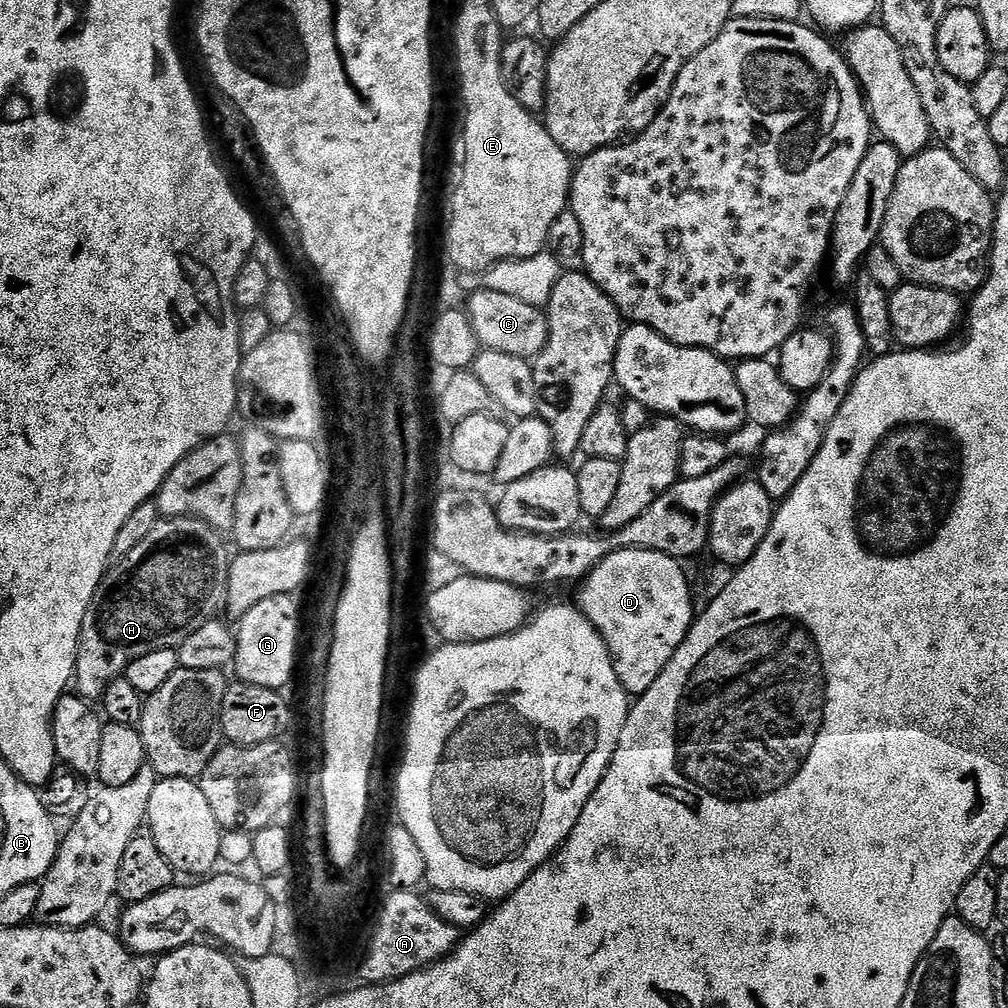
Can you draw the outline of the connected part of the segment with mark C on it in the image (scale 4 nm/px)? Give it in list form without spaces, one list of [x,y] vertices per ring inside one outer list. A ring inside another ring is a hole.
[[[494,290],[473,292],[467,297],[468,320],[474,326],[474,334],[480,339],[481,349],[502,350],[502,354],[514,354],[531,361],[541,352],[548,341],[548,318],[541,309],[526,306],[510,294],[498,294]]]

